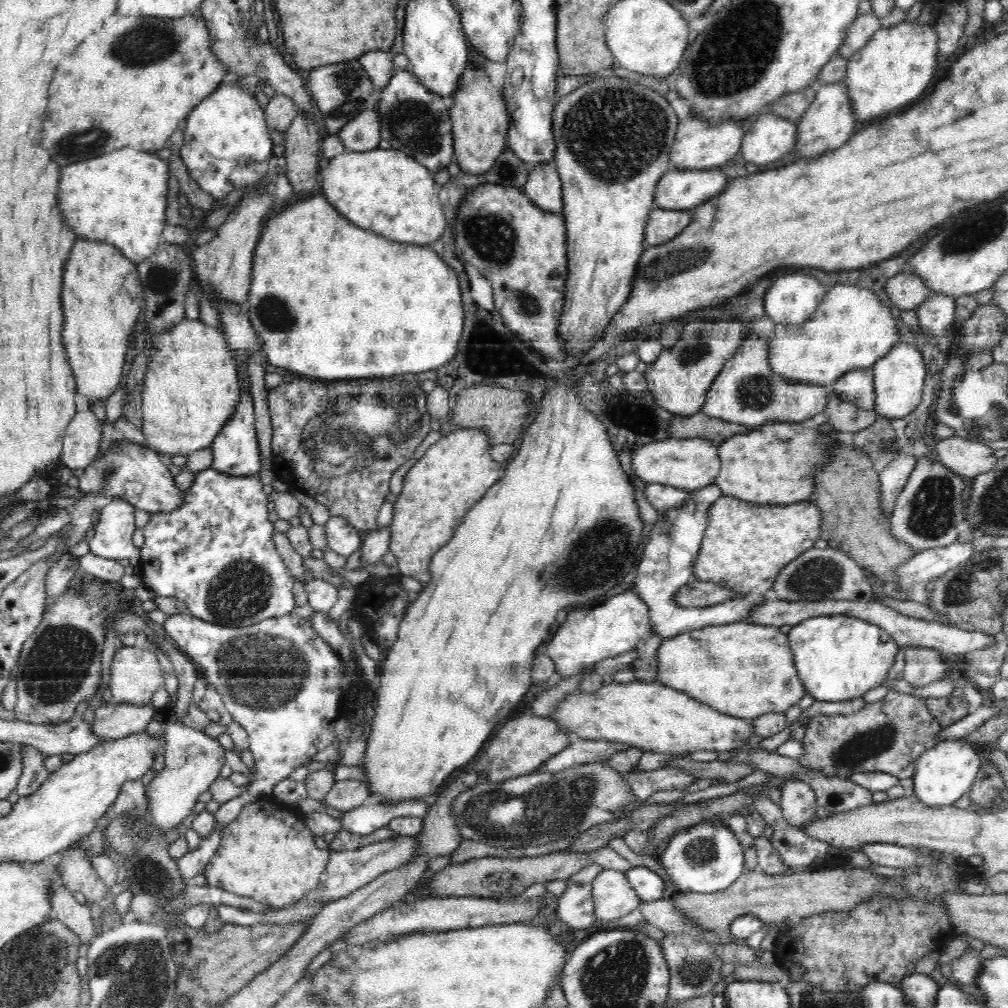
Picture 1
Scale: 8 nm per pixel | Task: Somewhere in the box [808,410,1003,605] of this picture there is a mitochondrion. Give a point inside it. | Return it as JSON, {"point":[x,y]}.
{"point":[932,513]}

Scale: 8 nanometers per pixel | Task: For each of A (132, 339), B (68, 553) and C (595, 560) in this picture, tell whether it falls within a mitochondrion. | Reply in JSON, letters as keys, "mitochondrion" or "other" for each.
{"A":"other","B":"other","C":"mitochondrion"}

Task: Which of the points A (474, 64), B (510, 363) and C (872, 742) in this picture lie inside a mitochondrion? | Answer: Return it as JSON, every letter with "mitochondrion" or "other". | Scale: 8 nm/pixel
{"A":"other","B":"mitochondrion","C":"mitochondrion"}

